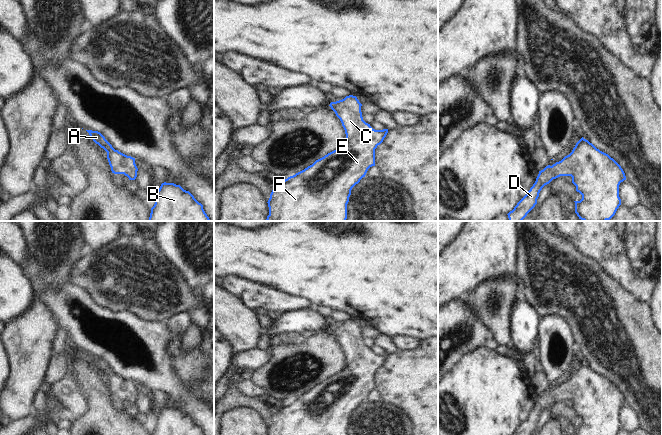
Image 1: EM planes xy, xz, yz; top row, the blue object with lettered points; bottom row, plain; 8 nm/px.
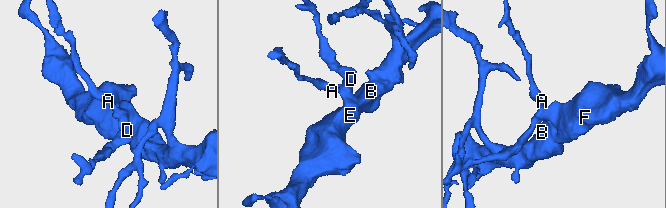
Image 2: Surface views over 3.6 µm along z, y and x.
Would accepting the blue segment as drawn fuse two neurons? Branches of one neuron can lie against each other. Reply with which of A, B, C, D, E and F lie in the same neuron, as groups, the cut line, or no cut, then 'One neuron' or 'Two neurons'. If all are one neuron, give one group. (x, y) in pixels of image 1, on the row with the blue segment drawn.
Groups: A B C D E F. No split. One neuron.

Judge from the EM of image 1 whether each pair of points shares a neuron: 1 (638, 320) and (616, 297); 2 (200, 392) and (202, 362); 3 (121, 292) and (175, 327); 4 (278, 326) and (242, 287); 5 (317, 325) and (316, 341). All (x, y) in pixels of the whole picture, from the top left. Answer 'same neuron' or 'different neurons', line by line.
1: same neuron
2: same neuron
3: different neurons
4: different neurons
5: different neurons

